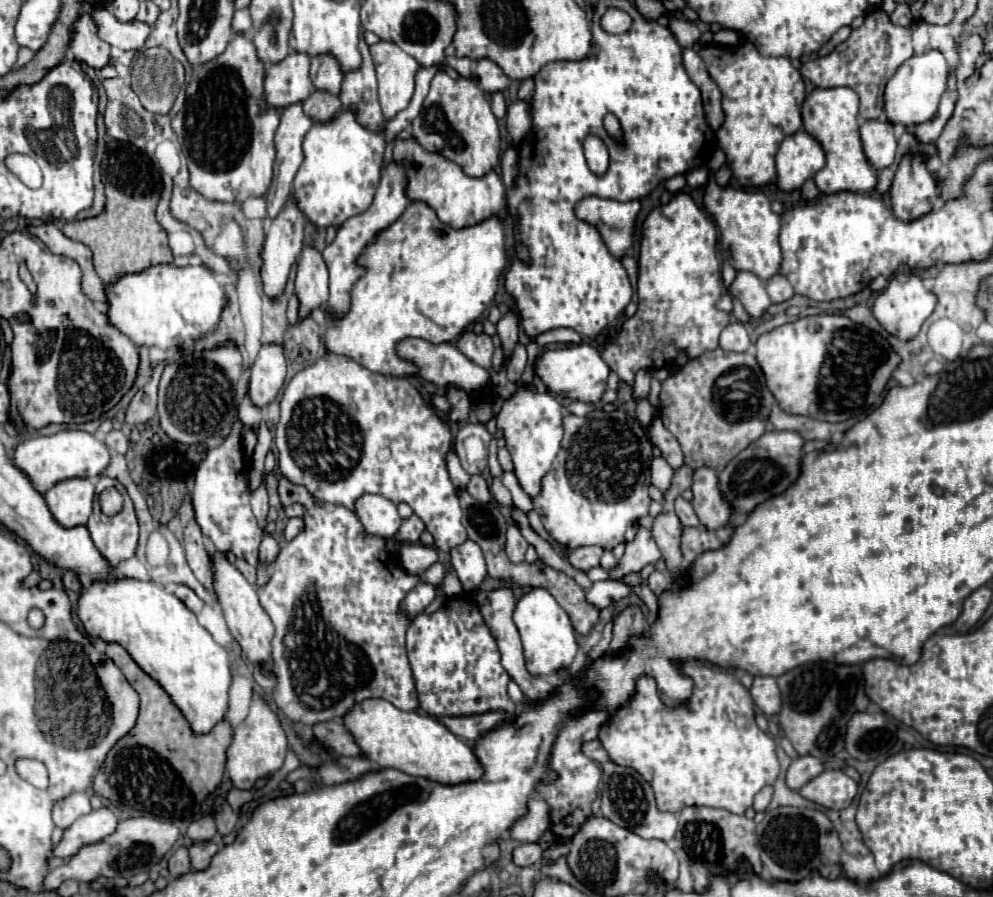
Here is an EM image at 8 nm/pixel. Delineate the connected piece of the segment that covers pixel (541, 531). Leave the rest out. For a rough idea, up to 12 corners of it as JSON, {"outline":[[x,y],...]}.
{"outline":[[535,511],[527,513],[533,529],[551,545],[559,547],[547,533],[540,515]]}

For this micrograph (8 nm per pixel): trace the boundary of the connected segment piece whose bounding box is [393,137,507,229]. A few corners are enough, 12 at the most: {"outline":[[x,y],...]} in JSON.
{"outline":[[415,137],[395,139],[407,199],[453,229],[507,215],[495,171],[469,177]]}

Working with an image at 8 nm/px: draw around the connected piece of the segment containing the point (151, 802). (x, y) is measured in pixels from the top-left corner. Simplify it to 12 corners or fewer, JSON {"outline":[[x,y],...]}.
{"outline":[[119,643],[139,693],[131,733],[93,791],[147,817],[193,821],[223,779],[231,725],[195,735]]}

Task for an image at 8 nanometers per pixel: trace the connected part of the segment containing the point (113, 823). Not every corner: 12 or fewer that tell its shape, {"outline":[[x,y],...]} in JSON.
{"outline":[[109,807],[93,809],[63,831],[53,855],[73,857],[81,845],[115,831]]}

